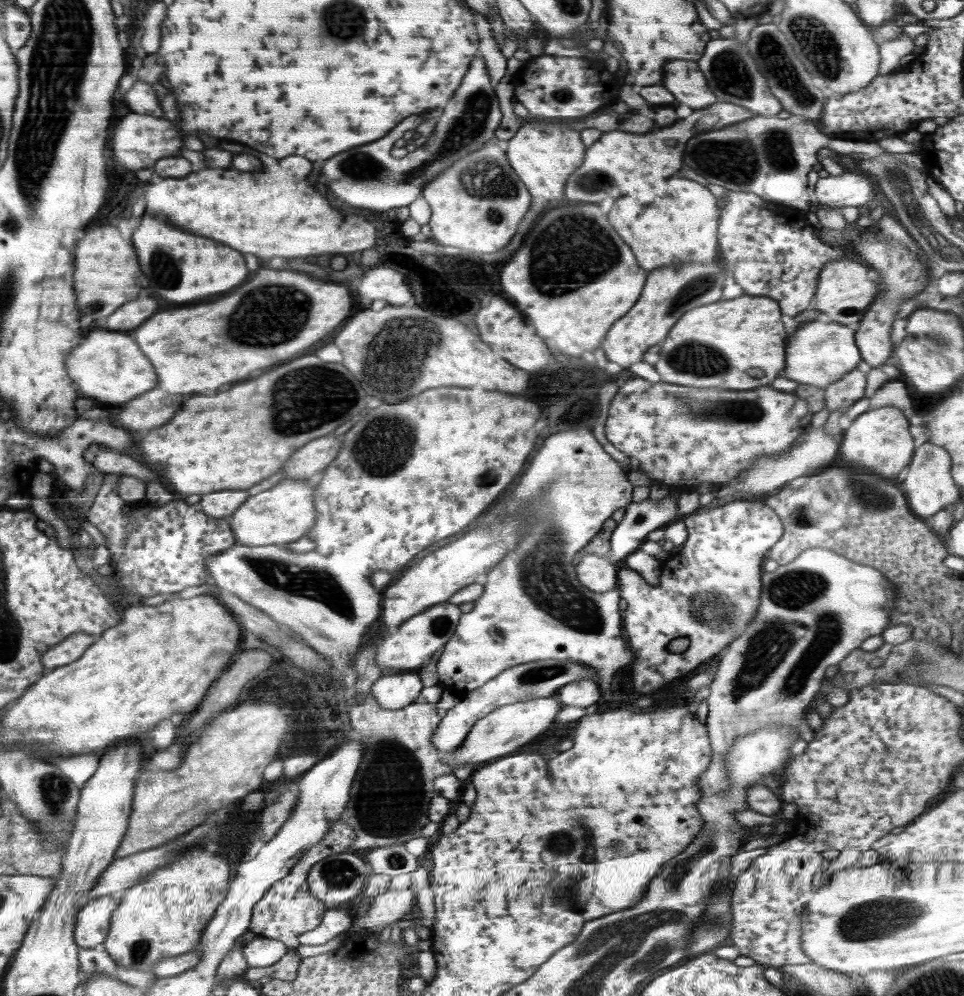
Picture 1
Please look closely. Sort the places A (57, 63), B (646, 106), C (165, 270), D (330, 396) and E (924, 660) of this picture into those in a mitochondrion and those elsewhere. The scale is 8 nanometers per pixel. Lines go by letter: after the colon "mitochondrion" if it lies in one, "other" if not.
A: mitochondrion
B: other
C: mitochondrion
D: mitochondrion
E: mitochondrion

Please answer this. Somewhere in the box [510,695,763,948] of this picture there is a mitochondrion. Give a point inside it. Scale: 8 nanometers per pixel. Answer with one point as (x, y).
(564, 842)

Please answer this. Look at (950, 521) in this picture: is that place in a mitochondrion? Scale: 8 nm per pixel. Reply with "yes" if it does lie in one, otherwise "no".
no

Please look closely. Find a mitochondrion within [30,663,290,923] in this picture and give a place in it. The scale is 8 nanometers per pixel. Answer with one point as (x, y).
(55, 792)

